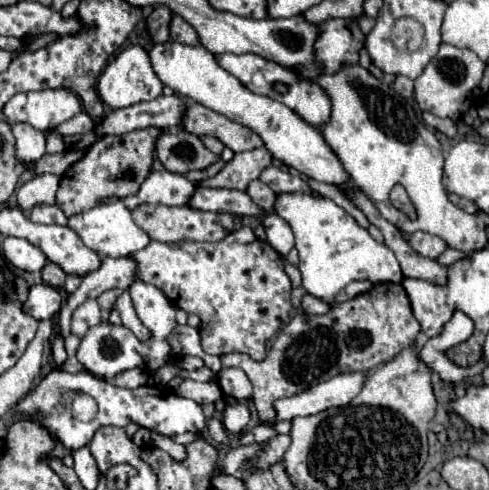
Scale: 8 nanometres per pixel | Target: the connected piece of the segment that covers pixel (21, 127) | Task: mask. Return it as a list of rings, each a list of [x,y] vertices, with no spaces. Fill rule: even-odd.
[[[11,124],[13,136],[17,140],[17,158],[23,164],[35,164],[45,154],[45,134],[37,132],[29,124]]]

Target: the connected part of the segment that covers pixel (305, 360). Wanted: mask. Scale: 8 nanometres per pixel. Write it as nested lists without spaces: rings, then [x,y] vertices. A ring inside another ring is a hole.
[[[375,284],[369,292],[359,294],[353,300],[347,300],[343,304],[333,306],[327,314],[317,316],[317,314],[297,314],[295,318],[291,318],[285,328],[277,334],[275,342],[271,344],[267,358],[257,362],[251,356],[243,354],[243,352],[231,352],[231,354],[223,354],[221,356],[221,364],[223,368],[241,368],[251,384],[253,384],[253,402],[255,408],[259,410],[259,416],[263,422],[273,424],[275,418],[275,410],[273,410],[273,402],[277,398],[285,398],[285,396],[293,396],[299,394],[301,390],[315,386],[323,380],[329,380],[337,374],[351,374],[351,372],[369,372],[373,368],[377,368],[379,364],[391,360],[397,352],[401,352],[403,348],[411,346],[417,340],[417,334],[421,332],[421,326],[417,324],[413,312],[411,312],[411,304],[409,298],[403,290],[401,284]]]

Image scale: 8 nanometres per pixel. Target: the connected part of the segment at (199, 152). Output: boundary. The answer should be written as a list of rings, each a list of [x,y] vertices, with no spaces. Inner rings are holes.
[[[183,128],[177,130],[163,130],[157,138],[157,156],[161,164],[175,174],[183,174],[189,170],[203,170],[211,166],[219,156],[209,152],[199,136],[185,132]]]

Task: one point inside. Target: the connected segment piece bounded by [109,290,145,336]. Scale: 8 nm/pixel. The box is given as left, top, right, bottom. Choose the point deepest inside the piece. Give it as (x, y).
(124, 314)

